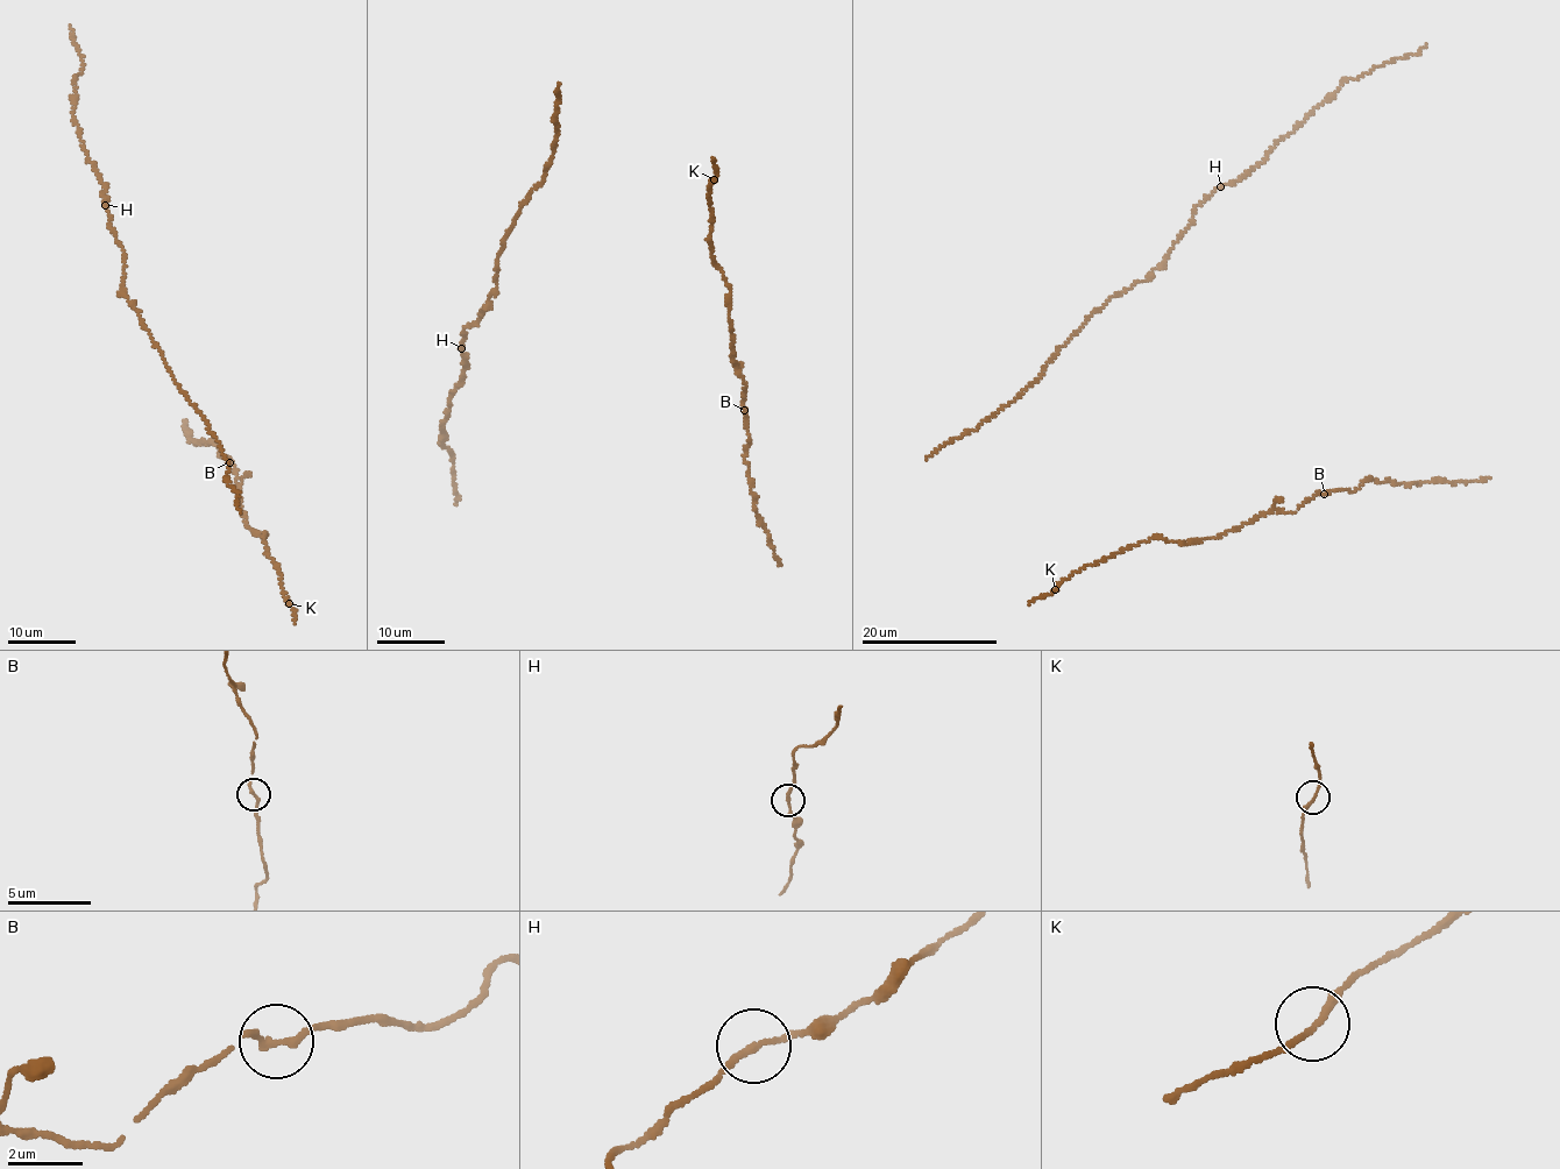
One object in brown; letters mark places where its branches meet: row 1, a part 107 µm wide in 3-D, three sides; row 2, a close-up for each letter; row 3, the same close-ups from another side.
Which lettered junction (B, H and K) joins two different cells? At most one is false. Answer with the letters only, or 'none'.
none

